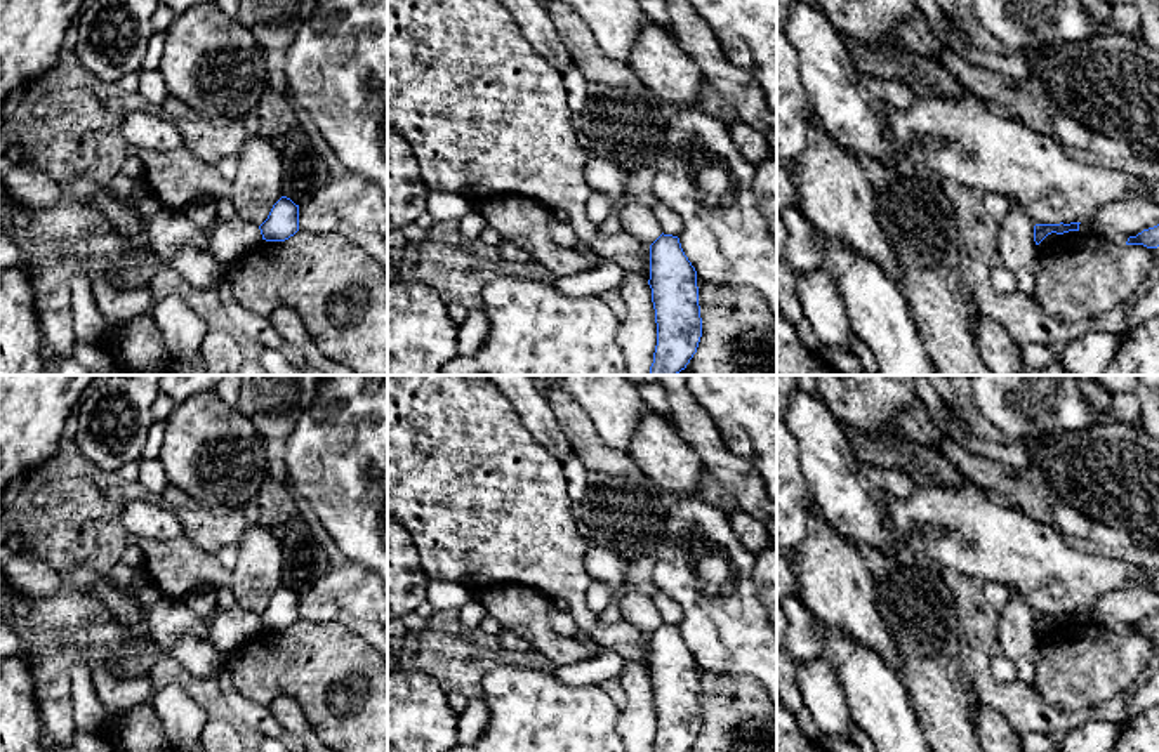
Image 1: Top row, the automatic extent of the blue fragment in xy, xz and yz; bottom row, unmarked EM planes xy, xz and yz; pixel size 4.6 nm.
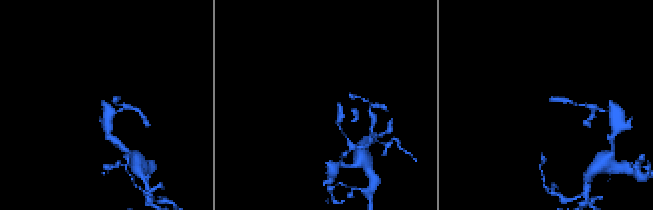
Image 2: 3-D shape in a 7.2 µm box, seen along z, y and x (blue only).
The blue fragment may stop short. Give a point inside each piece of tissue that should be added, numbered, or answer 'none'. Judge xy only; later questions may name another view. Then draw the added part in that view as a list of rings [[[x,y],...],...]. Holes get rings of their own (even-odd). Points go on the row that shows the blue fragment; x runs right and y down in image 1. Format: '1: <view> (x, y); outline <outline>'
none

